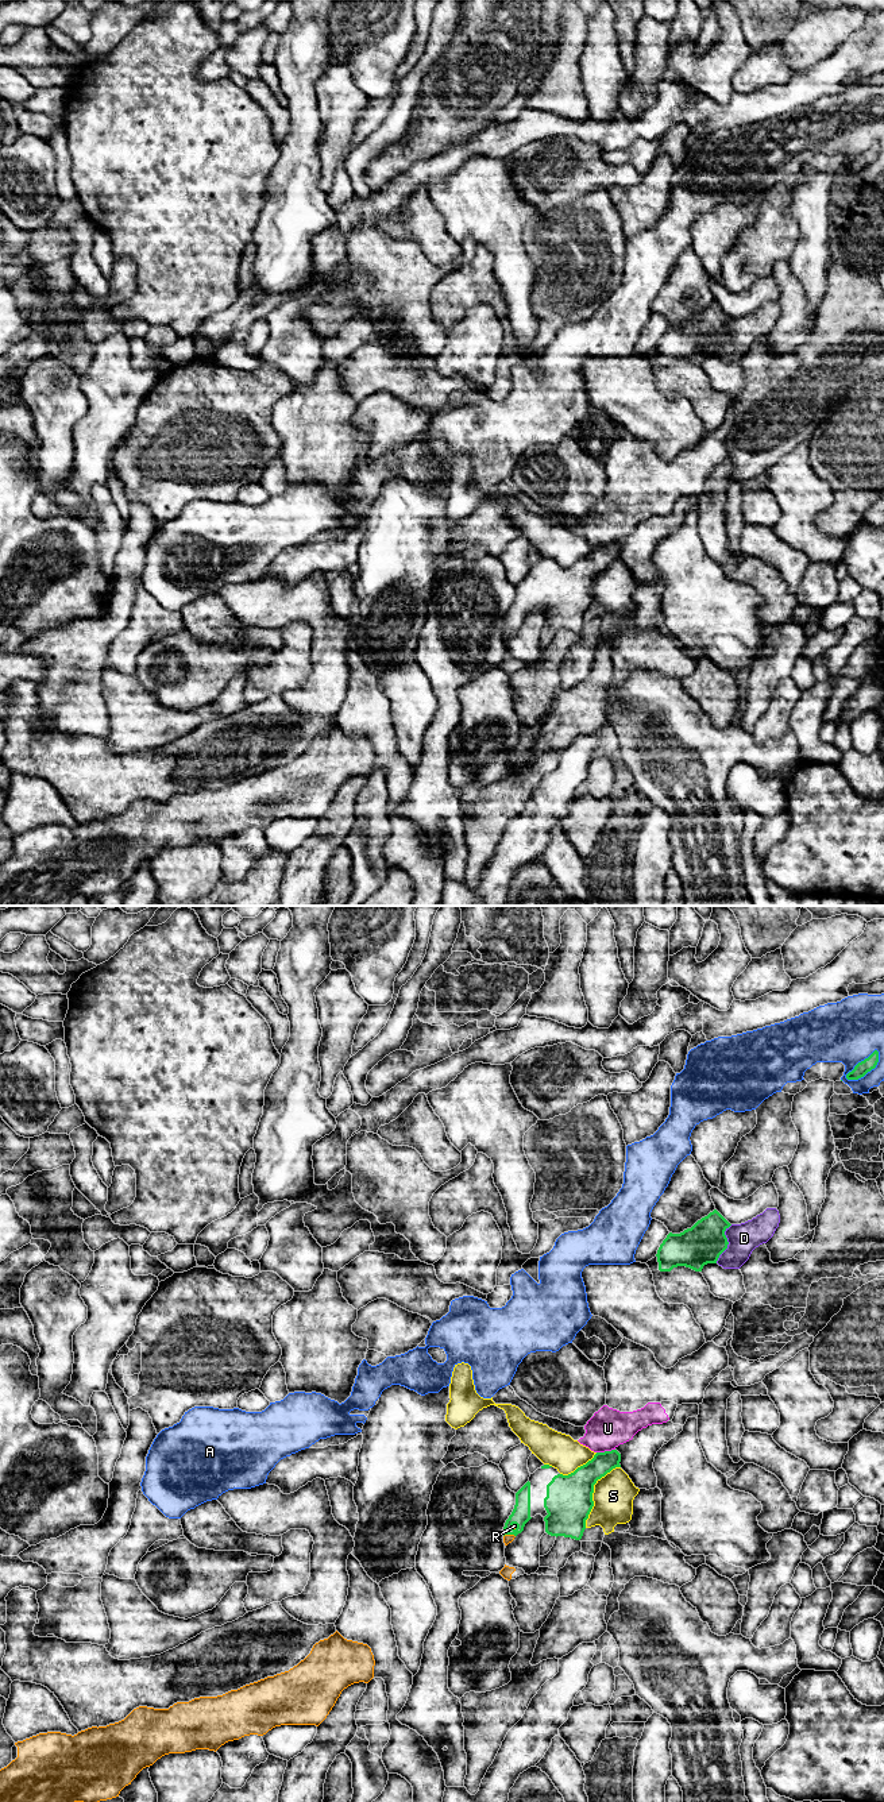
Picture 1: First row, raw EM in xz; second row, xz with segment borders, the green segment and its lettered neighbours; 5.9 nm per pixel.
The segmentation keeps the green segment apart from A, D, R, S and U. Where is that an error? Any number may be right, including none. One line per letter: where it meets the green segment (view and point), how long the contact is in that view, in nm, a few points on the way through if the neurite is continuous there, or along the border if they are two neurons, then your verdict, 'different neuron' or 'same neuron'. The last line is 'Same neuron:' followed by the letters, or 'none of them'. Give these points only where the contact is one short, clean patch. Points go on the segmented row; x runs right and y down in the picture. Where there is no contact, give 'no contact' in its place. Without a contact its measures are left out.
A: xz (861, 1061) | 260 nm | different neuron
D: xz (728, 1243) | 260 nm | different neuron
R: xz (512, 1527) | 50 nm | across xz (520, 1516), (512, 1527), (514, 1525) | same neuron
S: xz (593, 1492) | 420 nm | different neuron
U: xz (605, 1451) | 110 nm | along xz (614, 1449), (597, 1453) | different neuron
Same neuron: R

